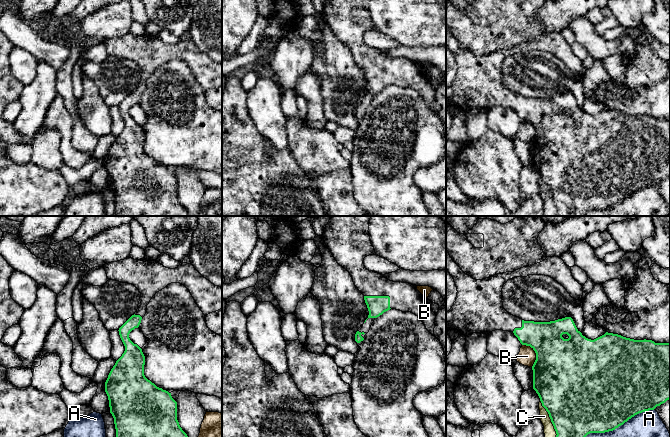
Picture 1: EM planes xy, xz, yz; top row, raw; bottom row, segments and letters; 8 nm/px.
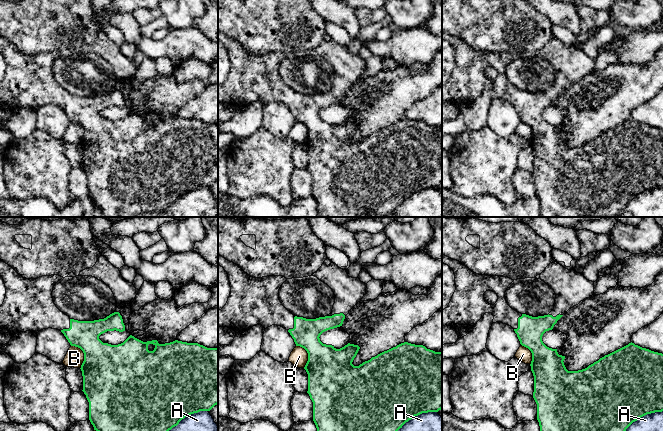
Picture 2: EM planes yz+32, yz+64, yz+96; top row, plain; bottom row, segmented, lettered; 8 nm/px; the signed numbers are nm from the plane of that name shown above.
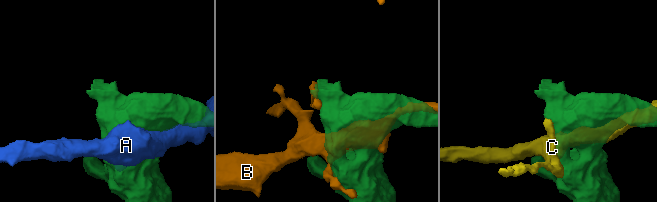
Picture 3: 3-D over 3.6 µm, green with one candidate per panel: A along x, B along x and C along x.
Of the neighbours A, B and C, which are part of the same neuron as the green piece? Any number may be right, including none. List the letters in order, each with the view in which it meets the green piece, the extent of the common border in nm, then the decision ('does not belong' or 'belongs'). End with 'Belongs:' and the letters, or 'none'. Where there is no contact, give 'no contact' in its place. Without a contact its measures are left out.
A: contact in yz; length 650 nm; does not belong
B: contact in yz; length 200 nm; does not belong
C: contact in yz; length 340 nm; does not belong
Belongs: none

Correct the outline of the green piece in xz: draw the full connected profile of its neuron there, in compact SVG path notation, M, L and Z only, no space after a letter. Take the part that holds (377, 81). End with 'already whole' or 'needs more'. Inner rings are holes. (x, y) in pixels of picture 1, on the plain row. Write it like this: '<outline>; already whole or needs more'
M327 0L322 10L326 23L337 39L350 49L355 62L364 71L369 91L355 110L357 121L363 119L364 113L369 108L374 96L390 85L412 88L423 98L426 105L434 111L436 89L429 84L427 74L417 66L416 62L409 59L390 57L382 50L365 44L364 34L369 31L376 31L368 6L369 0Z; needs more

